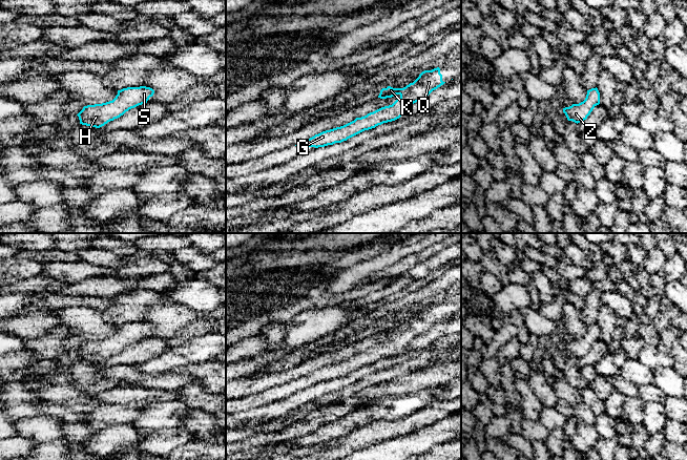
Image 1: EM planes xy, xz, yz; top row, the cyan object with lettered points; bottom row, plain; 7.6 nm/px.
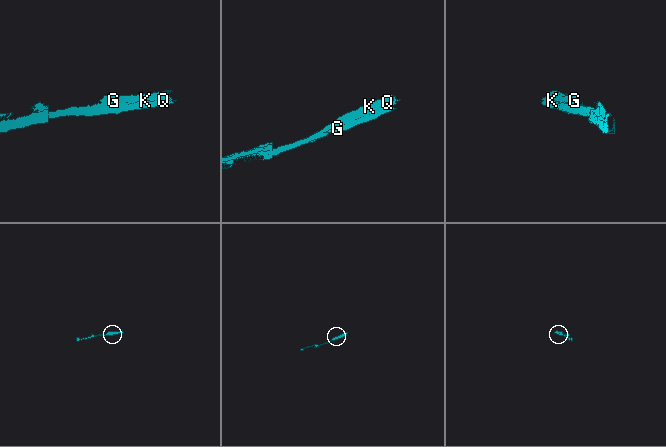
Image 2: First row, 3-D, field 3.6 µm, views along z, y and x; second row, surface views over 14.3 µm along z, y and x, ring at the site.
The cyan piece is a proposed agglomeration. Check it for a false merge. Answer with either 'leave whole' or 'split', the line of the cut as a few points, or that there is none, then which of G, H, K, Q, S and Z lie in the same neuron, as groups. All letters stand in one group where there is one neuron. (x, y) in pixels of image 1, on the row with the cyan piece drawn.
leave whole; cut none; groups G H K Q S Z

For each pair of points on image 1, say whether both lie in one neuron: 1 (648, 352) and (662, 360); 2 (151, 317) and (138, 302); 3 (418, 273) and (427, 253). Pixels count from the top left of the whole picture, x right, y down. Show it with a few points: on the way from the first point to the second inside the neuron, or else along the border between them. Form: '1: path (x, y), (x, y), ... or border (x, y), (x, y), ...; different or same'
1: path (651, 355), (659, 358); same
2: border (168, 302), (153, 306), (142, 320); different
3: border (439, 251), (418, 262), (402, 273); different

